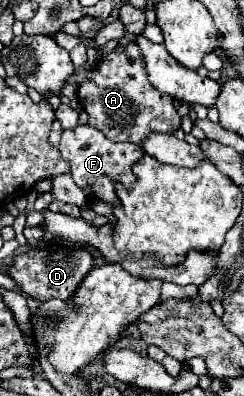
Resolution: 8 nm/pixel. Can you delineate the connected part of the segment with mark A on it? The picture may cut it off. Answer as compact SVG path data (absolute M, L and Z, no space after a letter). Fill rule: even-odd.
M131 39L119 41L115 51L111 51L109 55L103 55L97 61L95 69L83 79L83 83L77 85L77 99L89 115L89 125L103 131L105 137L111 141L129 141L129 143L141 145L141 139L145 139L145 135L151 135L153 131L175 133L181 127L181 115L173 107L173 97L161 91L155 91L155 87L149 83L145 75L145 59L141 59L141 51L137 43Z

